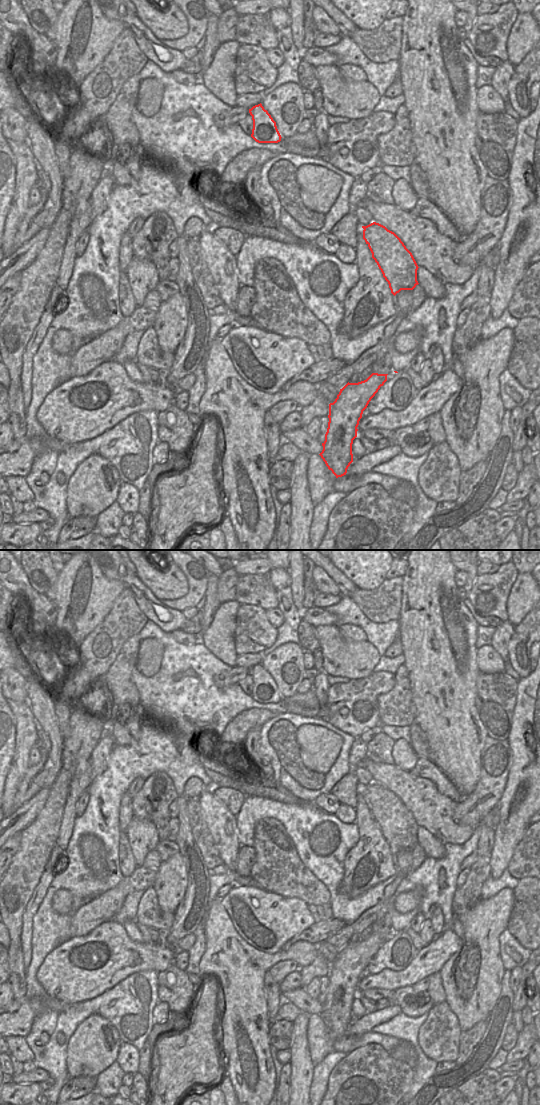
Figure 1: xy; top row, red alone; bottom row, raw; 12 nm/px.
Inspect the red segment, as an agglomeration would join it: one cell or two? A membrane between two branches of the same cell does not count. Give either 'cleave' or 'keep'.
cleave

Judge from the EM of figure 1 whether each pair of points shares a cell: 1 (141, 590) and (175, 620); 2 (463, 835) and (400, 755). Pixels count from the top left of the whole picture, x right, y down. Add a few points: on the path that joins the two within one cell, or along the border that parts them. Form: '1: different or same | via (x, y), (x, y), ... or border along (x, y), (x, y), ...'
1: same | via (146, 599), (166, 618)
2: different | border along (393, 763), (409, 772)

